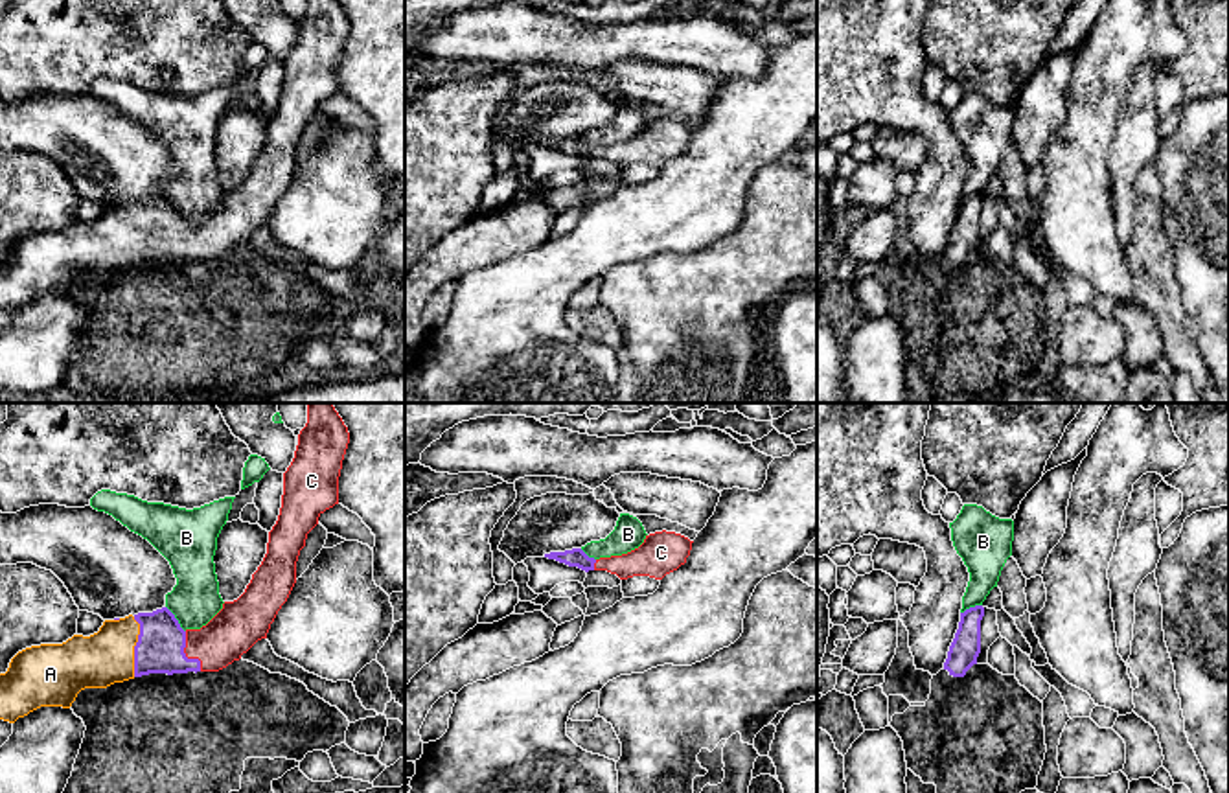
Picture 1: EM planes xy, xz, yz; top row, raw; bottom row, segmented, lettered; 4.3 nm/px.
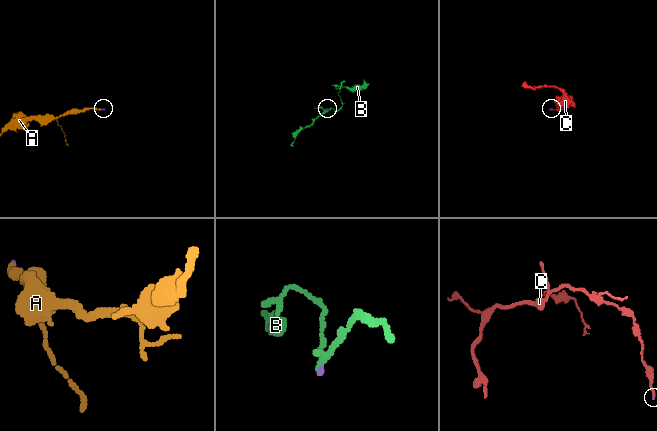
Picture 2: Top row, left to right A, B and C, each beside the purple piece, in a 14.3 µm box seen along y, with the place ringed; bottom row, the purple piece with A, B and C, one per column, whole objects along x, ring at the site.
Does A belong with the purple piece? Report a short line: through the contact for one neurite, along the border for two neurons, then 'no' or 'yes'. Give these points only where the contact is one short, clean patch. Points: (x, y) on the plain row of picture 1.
line xy (160, 232), (135, 234), (105, 245); yes

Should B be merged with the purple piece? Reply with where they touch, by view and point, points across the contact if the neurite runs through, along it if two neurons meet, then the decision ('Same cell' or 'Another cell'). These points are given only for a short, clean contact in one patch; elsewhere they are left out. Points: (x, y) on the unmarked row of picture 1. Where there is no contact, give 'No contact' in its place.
Touches purple at xy (175, 206). Boundary: xy (166, 194), (184, 219). Another cell

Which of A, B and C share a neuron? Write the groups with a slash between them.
A C / B

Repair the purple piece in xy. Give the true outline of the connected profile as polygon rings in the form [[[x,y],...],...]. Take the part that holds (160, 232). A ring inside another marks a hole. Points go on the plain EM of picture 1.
[[[307,0],[294,46],[283,61],[281,96],[267,142],[245,180],[224,190],[201,217],[182,217],[167,197],[105,208],[90,224],[18,239],[0,261],[0,307],[15,311],[40,294],[70,296],[85,276],[107,276],[149,261],[219,259],[239,248],[270,212],[296,171],[296,149],[318,105],[339,92],[350,20],[339,0]]]

